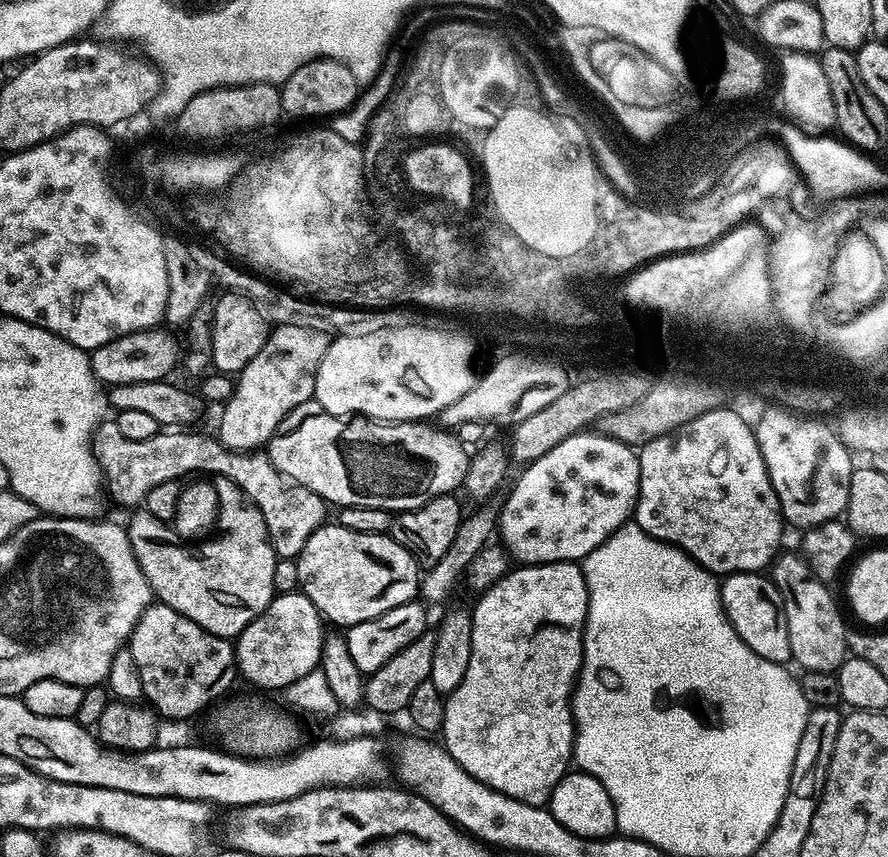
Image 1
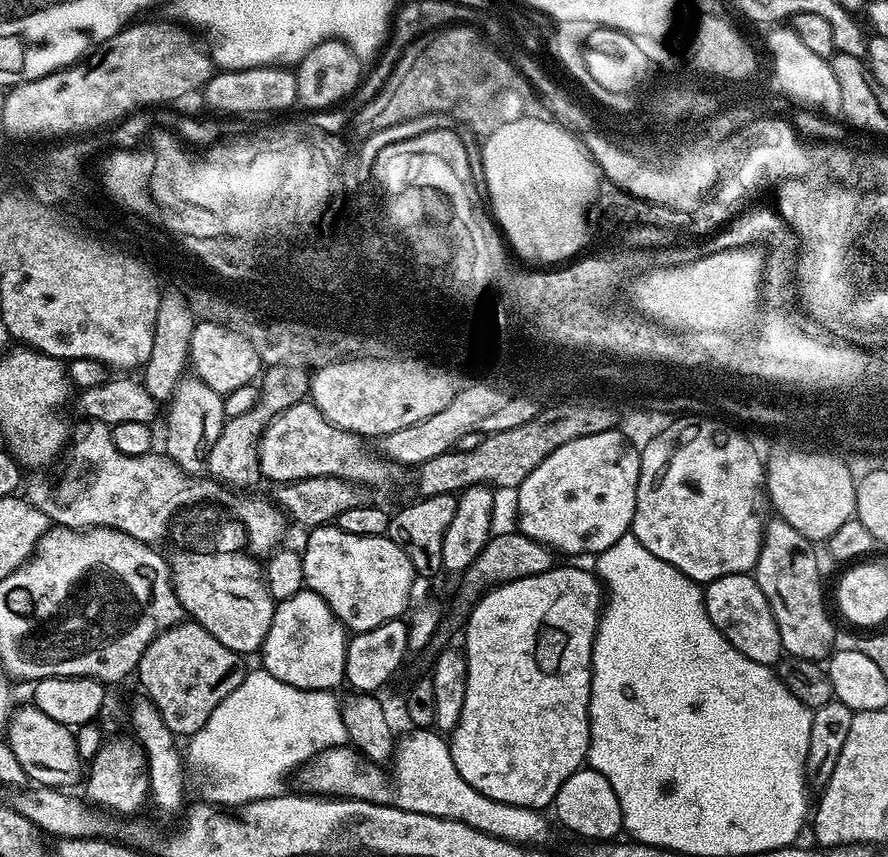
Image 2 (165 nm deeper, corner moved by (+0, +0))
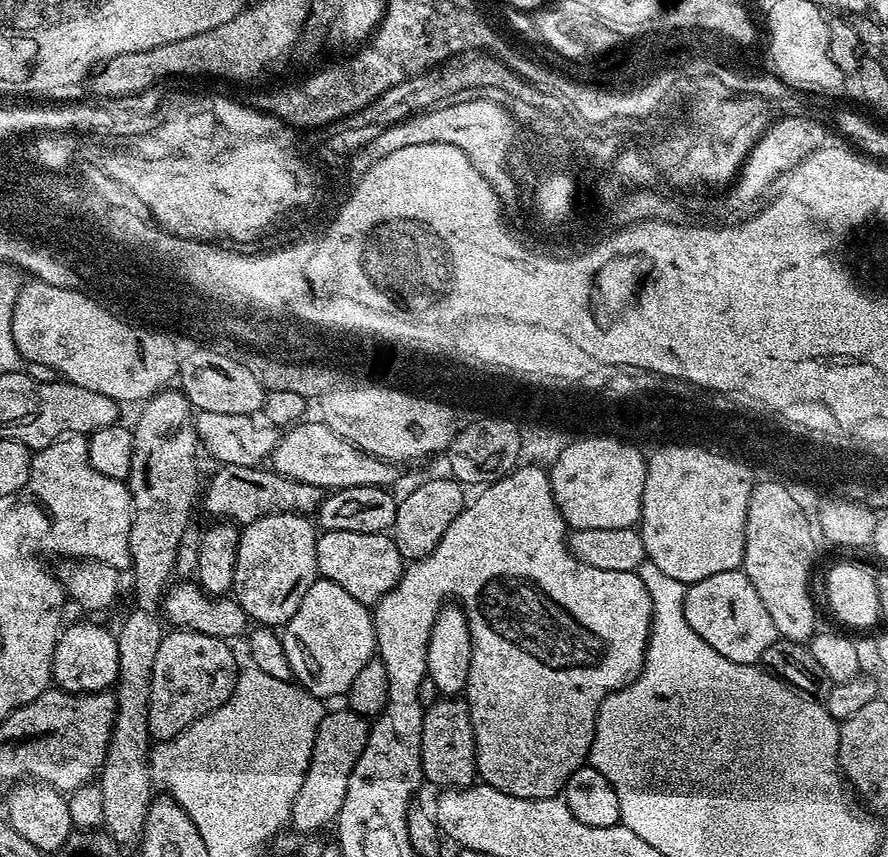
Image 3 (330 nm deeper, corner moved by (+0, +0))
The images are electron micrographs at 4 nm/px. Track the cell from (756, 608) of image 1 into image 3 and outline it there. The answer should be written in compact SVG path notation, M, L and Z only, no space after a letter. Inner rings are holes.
M742 570L710 574L710 578L702 578L687 585L684 617L698 638L714 646L714 650L718 650L722 658L730 658L730 662L756 664L762 658L766 646L778 638L774 622L766 606L762 606L762 598L758 598L758 590L754 590L750 578Z

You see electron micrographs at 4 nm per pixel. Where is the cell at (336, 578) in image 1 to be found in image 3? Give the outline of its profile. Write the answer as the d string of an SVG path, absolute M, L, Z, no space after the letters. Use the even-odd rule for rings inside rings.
M350 530L321 531L316 537L316 570L323 579L338 582L358 602L375 606L400 581L406 561L391 535L358 534Z

